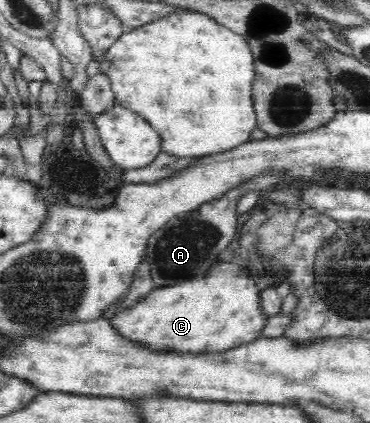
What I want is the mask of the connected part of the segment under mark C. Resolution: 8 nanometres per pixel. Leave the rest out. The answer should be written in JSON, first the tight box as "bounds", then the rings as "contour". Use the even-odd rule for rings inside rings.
{"bounds":[109,263,268,355],"contour":[[[225,263],[225,265],[213,266],[215,269],[207,273],[205,279],[193,279],[185,281],[173,287],[159,287],[153,289],[141,297],[135,305],[116,313],[109,322],[115,331],[131,340],[132,343],[143,344],[153,352],[163,353],[191,353],[191,355],[212,354],[226,352],[228,349],[237,348],[259,337],[263,337],[263,329],[268,317],[261,308],[259,287],[247,271],[247,266]]]}

